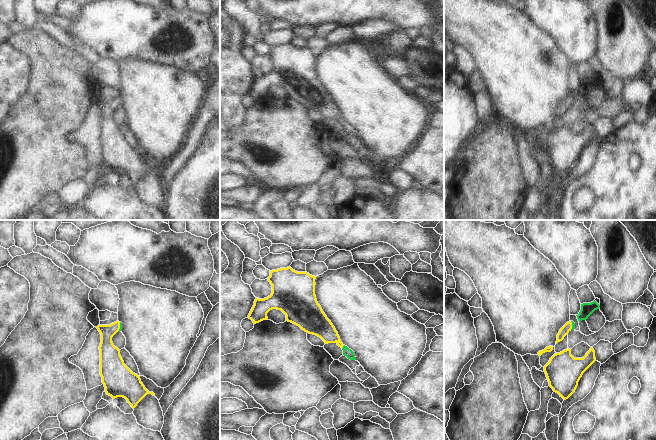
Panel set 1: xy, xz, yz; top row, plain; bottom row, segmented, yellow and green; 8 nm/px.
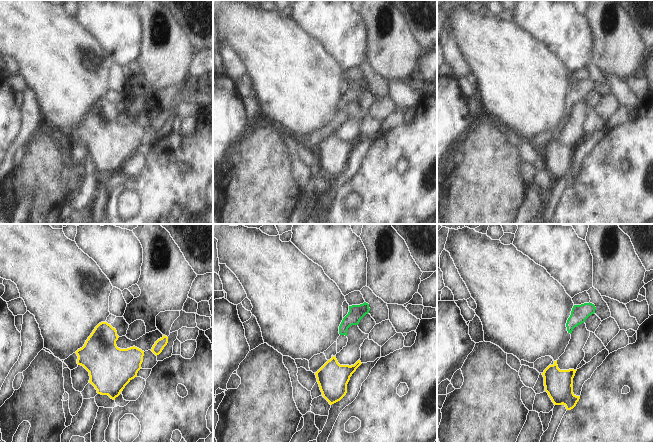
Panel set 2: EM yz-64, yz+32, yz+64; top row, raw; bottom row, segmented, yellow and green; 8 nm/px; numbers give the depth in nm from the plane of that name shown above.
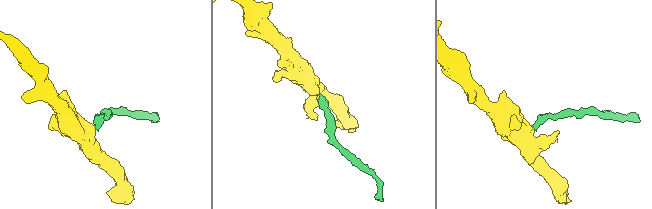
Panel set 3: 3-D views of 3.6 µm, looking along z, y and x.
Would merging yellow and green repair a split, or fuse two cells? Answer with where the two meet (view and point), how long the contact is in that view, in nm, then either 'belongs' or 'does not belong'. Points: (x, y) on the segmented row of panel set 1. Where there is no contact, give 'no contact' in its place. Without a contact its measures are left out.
xz (342, 347) | 40 nm | belongs

